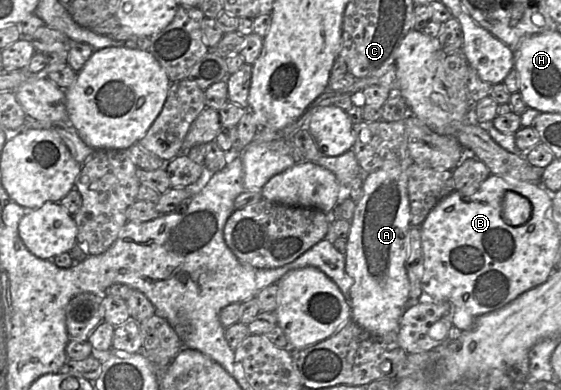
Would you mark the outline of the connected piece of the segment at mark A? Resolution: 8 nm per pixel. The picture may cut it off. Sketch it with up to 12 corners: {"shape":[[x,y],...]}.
{"shape":[[406,169],[364,175],[346,239],[351,320],[398,329],[410,299]]}

